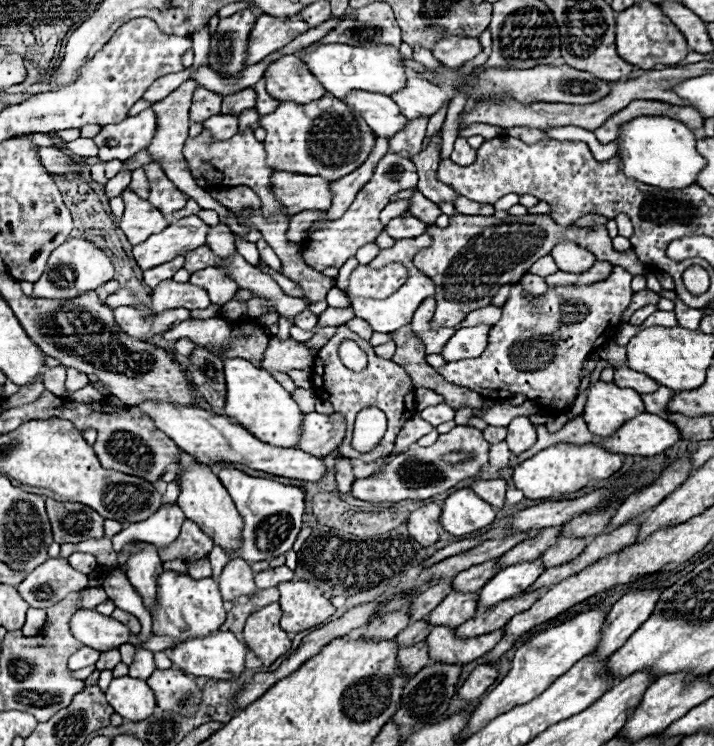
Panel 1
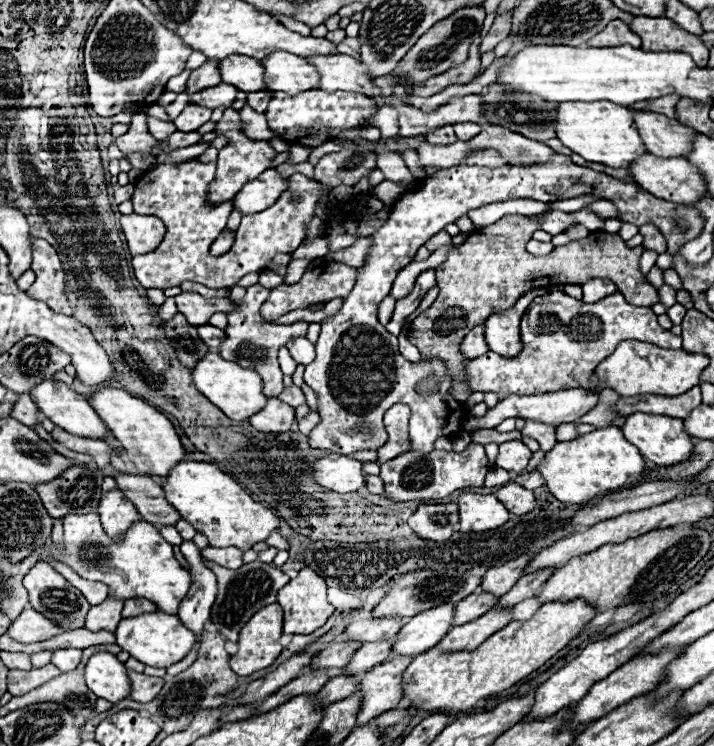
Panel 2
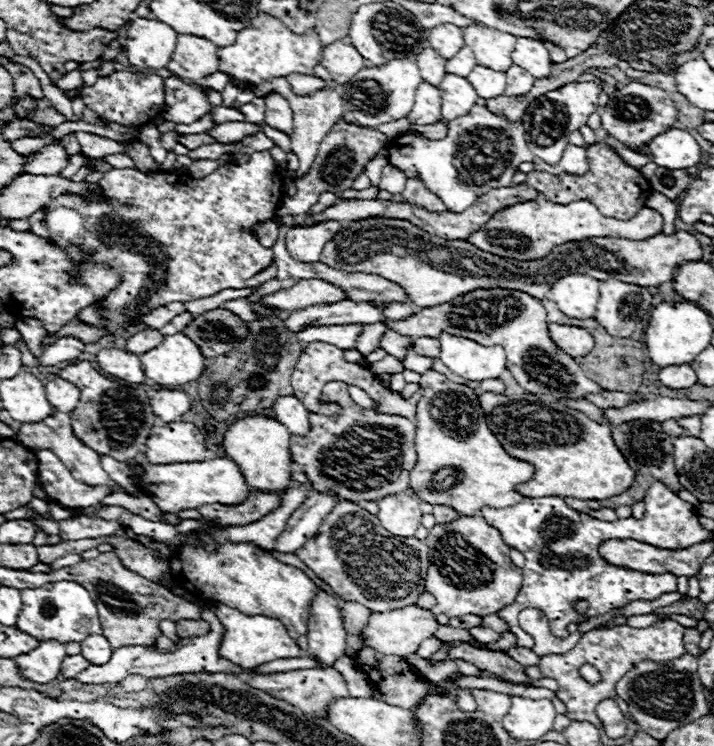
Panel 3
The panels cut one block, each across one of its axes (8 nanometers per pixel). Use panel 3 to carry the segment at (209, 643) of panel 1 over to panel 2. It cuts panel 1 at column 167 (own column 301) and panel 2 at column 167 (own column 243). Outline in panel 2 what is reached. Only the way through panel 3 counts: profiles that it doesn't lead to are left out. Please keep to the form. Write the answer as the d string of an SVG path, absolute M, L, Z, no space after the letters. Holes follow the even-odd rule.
M160 610L152 614L122 618L116 628L116 644L122 646L122 650L130 652L132 658L154 668L166 668L180 662L194 646L194 642L196 642L196 636L184 624L178 622L176 614L166 614Z

